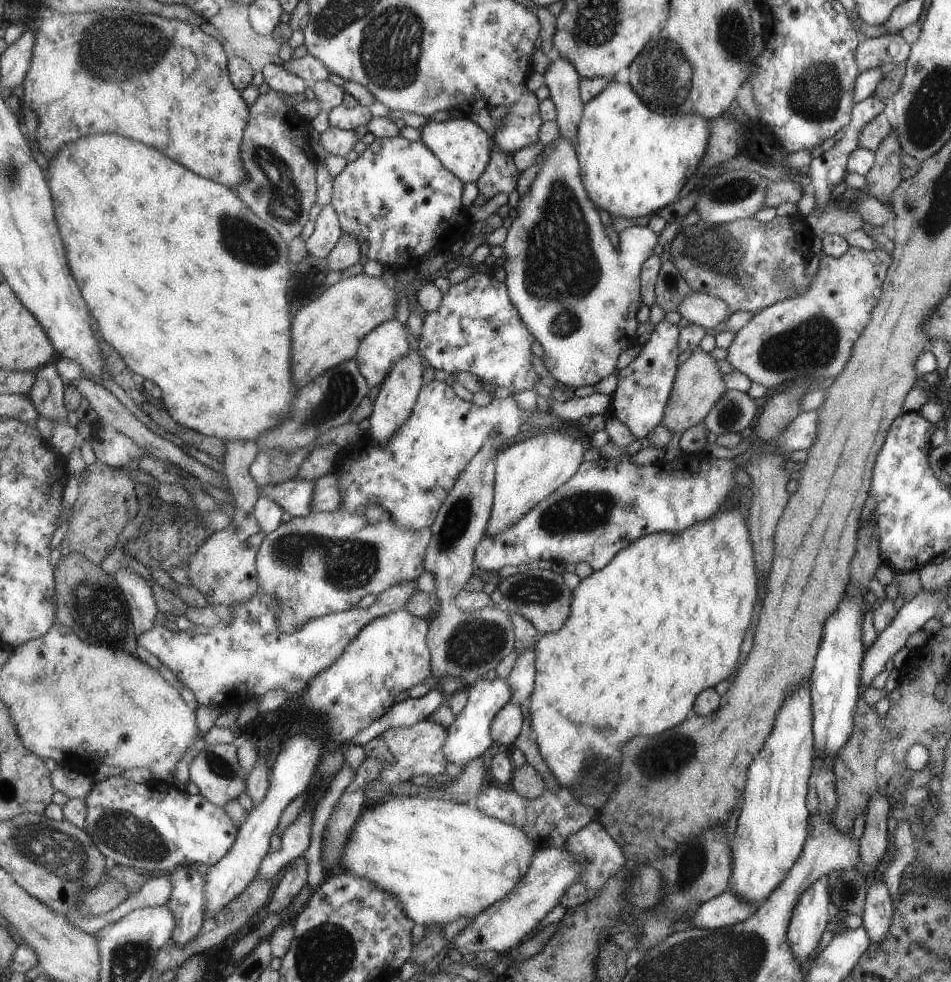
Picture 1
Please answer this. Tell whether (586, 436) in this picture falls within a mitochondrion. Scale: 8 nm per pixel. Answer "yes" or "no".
no

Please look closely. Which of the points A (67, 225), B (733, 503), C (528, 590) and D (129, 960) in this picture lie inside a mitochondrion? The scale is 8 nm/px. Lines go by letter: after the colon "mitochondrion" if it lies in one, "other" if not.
A: other
B: other
C: mitochondrion
D: mitochondrion

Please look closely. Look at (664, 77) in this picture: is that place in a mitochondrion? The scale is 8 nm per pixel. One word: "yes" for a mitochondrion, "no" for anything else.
yes

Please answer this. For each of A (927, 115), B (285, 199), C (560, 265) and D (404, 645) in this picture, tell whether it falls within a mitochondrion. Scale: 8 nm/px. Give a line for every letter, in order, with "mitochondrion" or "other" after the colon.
A: mitochondrion
B: mitochondrion
C: mitochondrion
D: other

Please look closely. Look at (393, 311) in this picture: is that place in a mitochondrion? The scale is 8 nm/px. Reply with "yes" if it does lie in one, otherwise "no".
no

